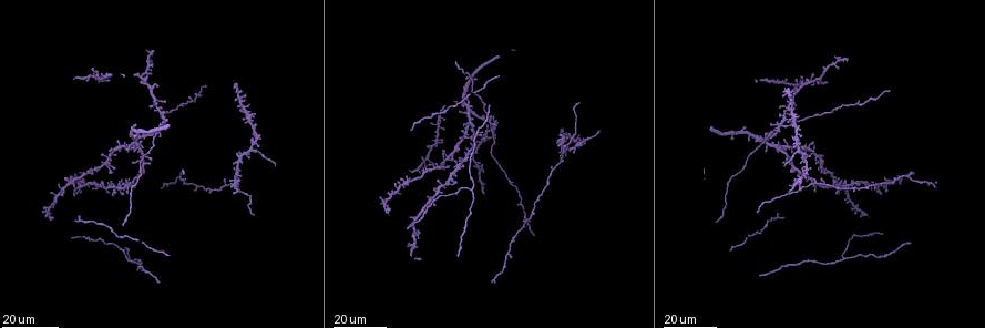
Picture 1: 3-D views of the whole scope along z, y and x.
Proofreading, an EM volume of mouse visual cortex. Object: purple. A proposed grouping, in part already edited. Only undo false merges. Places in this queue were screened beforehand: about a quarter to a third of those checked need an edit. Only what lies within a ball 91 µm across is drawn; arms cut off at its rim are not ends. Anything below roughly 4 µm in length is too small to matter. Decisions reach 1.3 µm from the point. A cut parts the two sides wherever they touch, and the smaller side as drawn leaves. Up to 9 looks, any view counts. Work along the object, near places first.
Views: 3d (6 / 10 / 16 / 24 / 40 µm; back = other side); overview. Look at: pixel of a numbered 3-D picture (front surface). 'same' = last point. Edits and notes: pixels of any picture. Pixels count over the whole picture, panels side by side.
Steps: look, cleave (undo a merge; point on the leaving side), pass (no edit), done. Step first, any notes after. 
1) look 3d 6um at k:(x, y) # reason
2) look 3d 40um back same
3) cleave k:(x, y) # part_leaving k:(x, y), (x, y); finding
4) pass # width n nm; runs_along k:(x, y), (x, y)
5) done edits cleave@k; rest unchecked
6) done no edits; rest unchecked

look 3d 16um at 1:(141, 76) # four or more arms meet

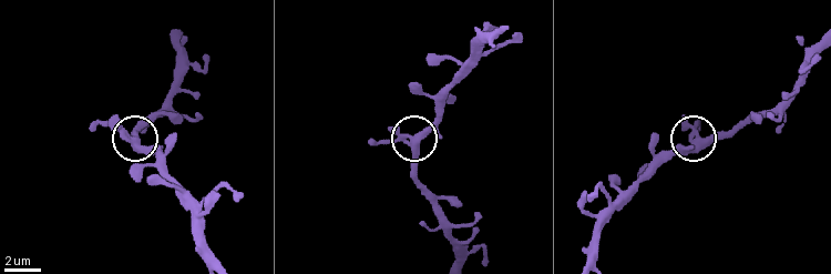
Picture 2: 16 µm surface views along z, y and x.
look 3d 10um at 2:(409, 146)

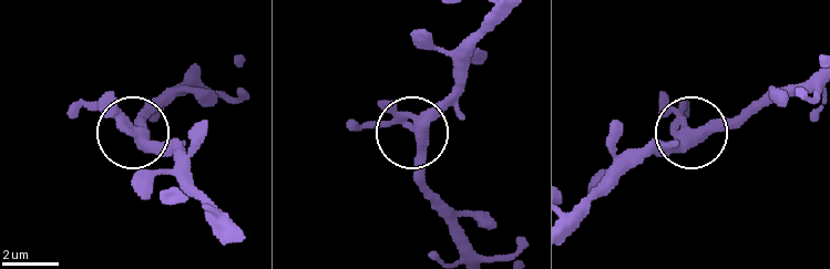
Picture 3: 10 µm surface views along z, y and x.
look 3d 6um at 3:(412, 131)

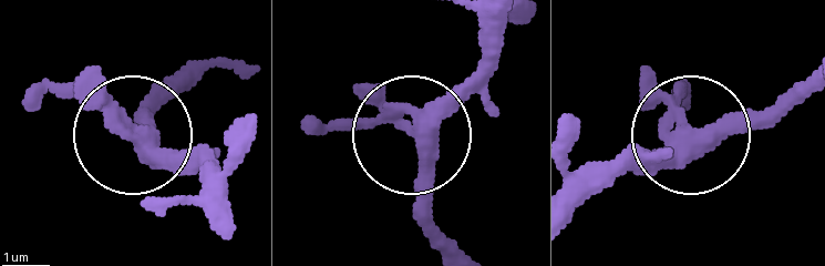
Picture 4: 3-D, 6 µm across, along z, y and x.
pass # arms 4; continuous, no second neuron

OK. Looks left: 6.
look 3d 16um at 1:(158, 99) # branch point

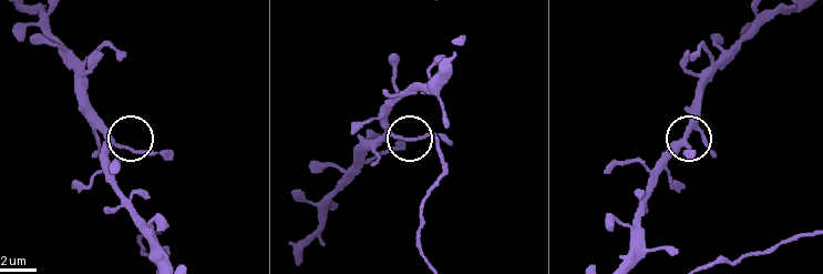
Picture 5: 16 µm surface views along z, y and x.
look 3d 6um at 5:(685, 144) # zoom in

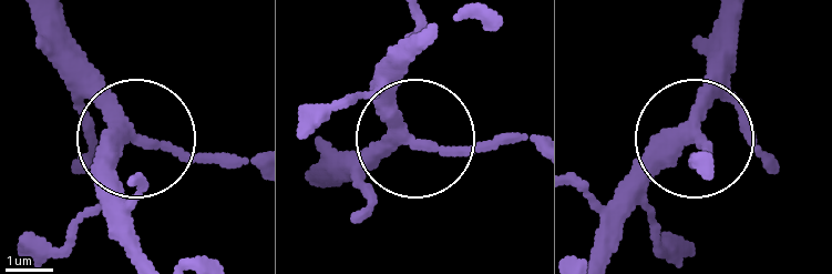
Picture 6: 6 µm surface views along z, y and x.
pass # arms 3; runs_along 6:(598, 259), (630, 186), (698, 148), (689, 163); all the same neuron

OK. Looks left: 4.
look 3d 16um at 1:(575, 144) # four arms meet

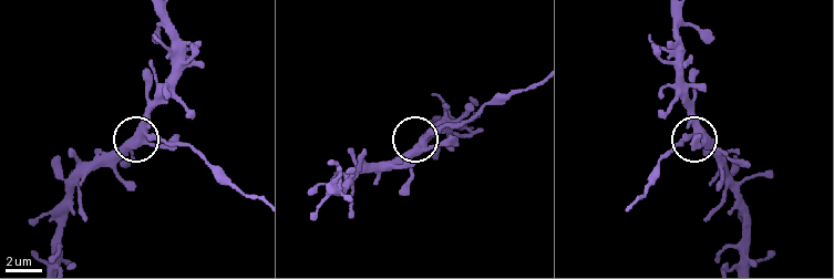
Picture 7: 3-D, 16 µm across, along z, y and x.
look 3d 6um at 7:(146, 131) # zoom in

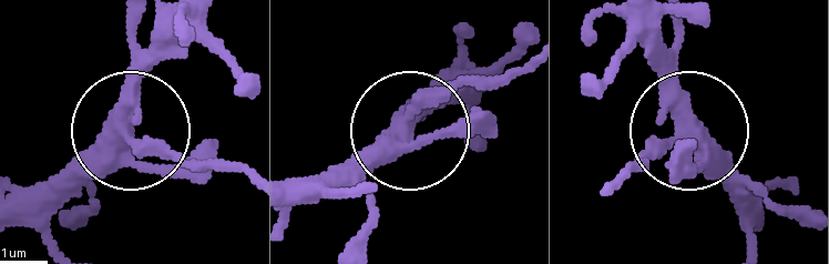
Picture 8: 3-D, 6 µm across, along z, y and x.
cleave 8:(109, 171) # width 380 nm; part_leaving 8:(147, 145), (135, 67), (160, 19); two neurons meet here

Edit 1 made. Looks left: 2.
done edits cleave@8; rest unchecked

